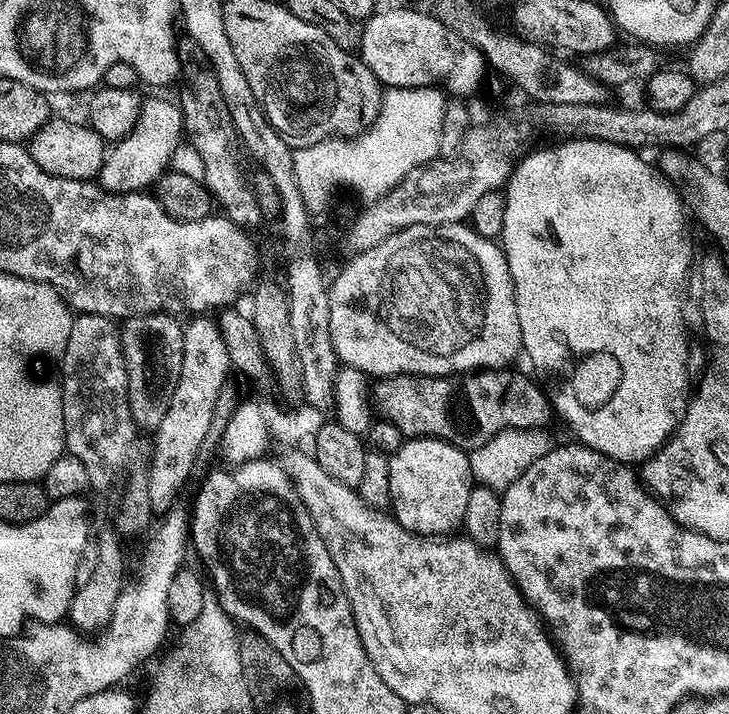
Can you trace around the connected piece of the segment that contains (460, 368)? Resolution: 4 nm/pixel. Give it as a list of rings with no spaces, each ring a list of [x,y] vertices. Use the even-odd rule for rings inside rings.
[[[461,222],[458,224],[439,224],[438,226],[410,226],[406,230],[402,230],[398,234],[394,234],[390,238],[386,238],[386,242],[382,242],[378,246],[374,246],[365,252],[355,253],[351,257],[352,260],[340,273],[336,276],[336,281],[331,281],[328,288],[328,301],[330,302],[330,338],[332,339],[332,346],[336,351],[336,359],[341,365],[349,368],[357,368],[358,371],[364,373],[365,377],[372,378],[372,376],[381,376],[387,378],[390,376],[452,376],[462,372],[470,372],[482,368],[507,368],[513,362],[512,359],[517,355],[518,357],[522,352],[522,334],[518,326],[518,310],[516,309],[516,292],[512,289],[512,279],[510,278],[510,270],[508,263],[504,257],[503,247],[495,239],[485,238],[479,236],[475,230],[472,229],[467,223]]]

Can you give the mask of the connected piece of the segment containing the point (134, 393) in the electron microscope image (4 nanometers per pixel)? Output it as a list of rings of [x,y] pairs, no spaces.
[[[145,312],[140,316],[127,317],[119,325],[120,357],[124,359],[124,374],[128,379],[126,395],[128,410],[134,410],[132,418],[142,422],[142,430],[152,430],[162,422],[162,414],[166,414],[166,406],[170,406],[170,398],[174,398],[174,386],[178,386],[178,374],[182,374],[182,338],[184,330],[181,321],[176,321],[172,314],[161,312]]]

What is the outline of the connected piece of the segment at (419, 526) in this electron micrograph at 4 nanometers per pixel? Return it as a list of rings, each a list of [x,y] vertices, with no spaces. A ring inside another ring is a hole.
[[[427,438],[405,439],[404,445],[388,456],[390,512],[407,532],[444,538],[463,525],[466,501],[470,499],[470,490],[474,487],[468,458],[469,453],[463,448],[456,448],[445,440]]]

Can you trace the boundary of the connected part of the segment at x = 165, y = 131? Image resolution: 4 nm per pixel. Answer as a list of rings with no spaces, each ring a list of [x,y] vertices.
[[[148,97],[141,103],[139,120],[129,136],[115,143],[100,168],[98,183],[112,193],[137,192],[151,187],[167,171],[174,149],[182,140],[183,116],[175,101]]]

